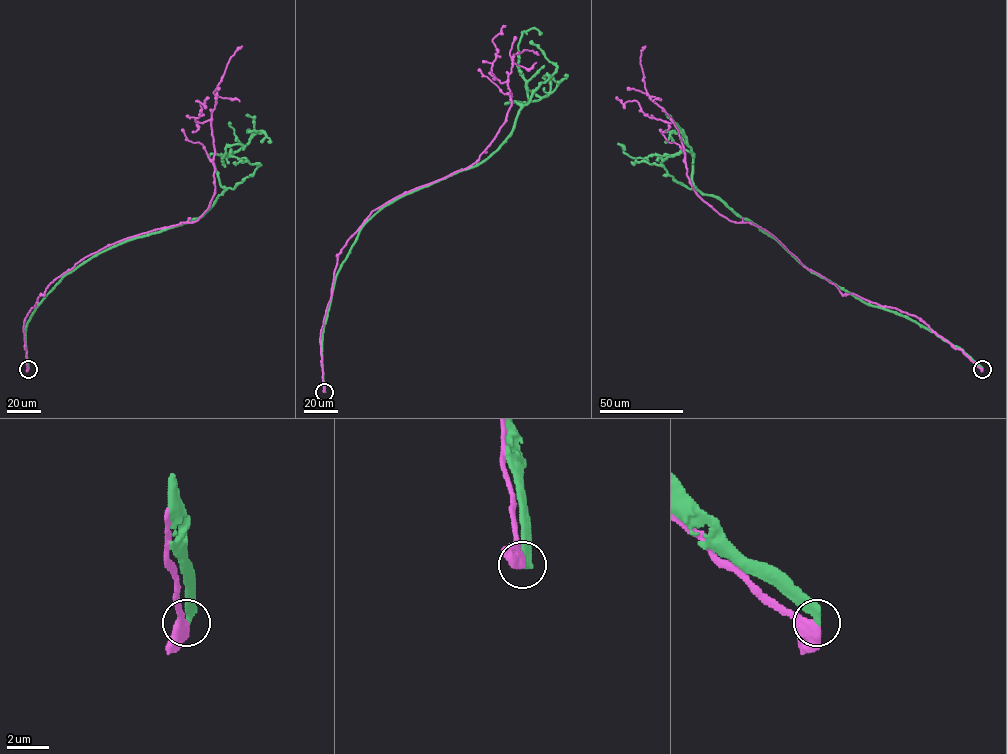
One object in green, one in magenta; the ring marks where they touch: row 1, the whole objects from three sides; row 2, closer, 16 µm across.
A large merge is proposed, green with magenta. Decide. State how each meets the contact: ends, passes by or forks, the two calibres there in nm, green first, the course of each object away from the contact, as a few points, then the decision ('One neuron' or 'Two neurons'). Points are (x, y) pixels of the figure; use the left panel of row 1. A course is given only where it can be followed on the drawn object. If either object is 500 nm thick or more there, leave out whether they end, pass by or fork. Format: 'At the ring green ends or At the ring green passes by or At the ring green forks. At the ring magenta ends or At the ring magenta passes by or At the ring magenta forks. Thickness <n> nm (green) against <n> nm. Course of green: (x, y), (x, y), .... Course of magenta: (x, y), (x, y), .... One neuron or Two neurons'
At the ring green ends. At the ring magenta passes by. Thickness 380 nm (green) against 460 nm. Course of green: (28, 369), (26, 324), (62, 278), (110, 248), (198, 219), (225, 189), (209, 155), (243, 150). Course of magenta: (28, 369), (24, 319), (51, 283), (99, 250), (193, 222), (209, 207), (211, 112), (242, 46). Two neurons

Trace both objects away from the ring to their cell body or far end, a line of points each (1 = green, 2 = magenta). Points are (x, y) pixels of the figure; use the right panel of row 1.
1: (982, 369), (934, 332), (812, 273), (701, 193), (691, 152), (634, 158), (625, 150)
2: (982, 369), (915, 316), (842, 294), (772, 234), (704, 201), (686, 174), (678, 129), (645, 87), (645, 46)

